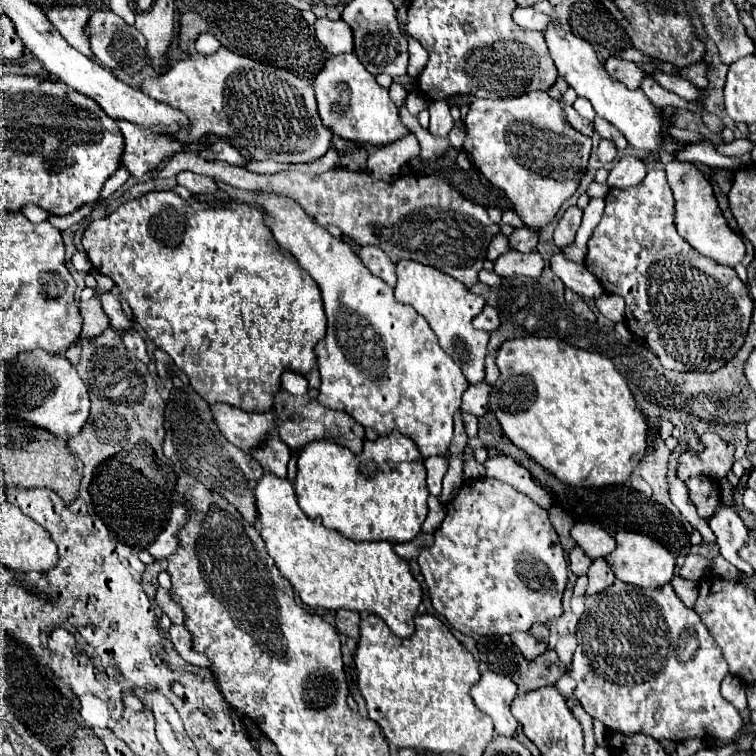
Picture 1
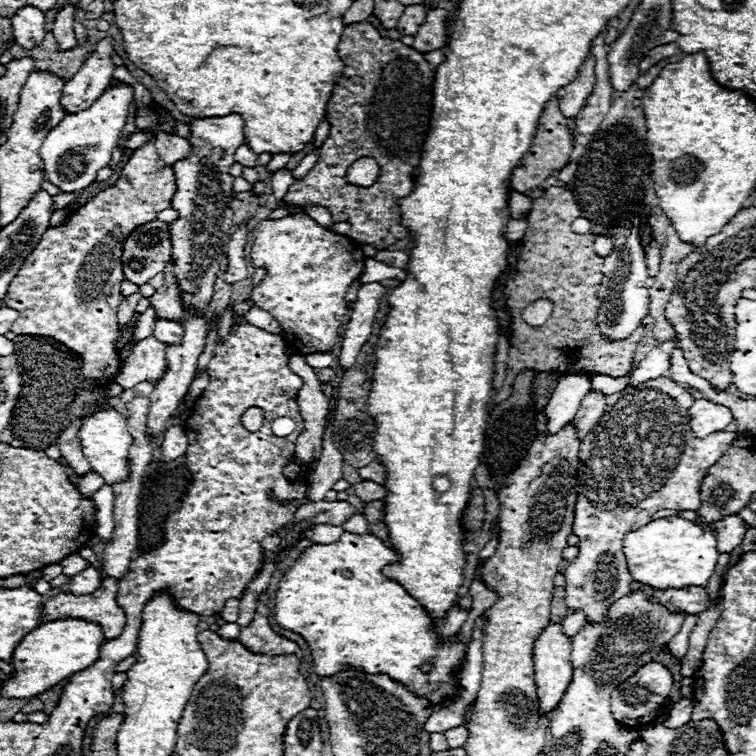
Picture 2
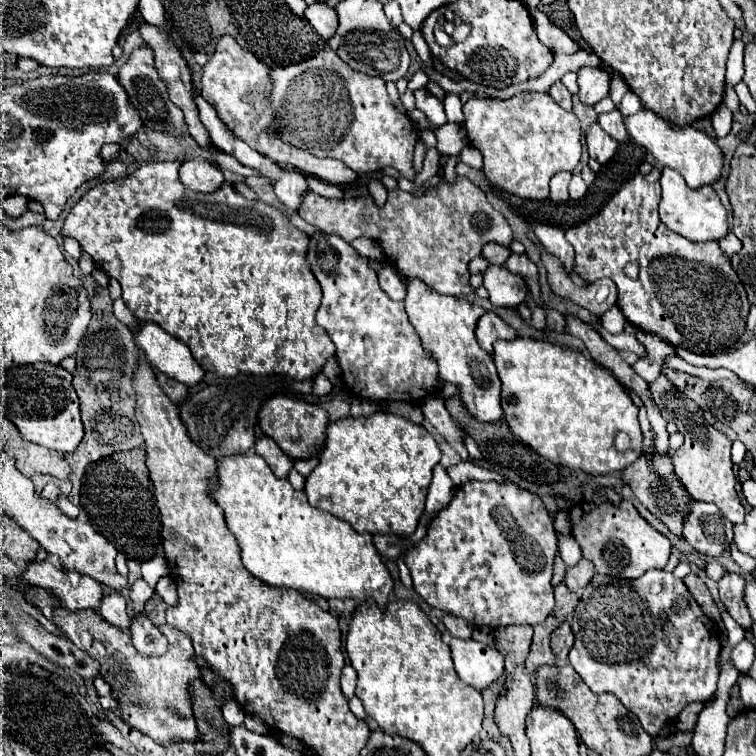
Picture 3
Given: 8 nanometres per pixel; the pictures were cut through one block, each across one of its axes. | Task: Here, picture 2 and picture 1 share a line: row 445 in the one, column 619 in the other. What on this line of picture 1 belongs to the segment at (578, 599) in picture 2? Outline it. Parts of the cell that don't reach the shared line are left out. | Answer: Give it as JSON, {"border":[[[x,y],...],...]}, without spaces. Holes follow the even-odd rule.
{"border":[[[616,580],[610,588],[606,588],[600,594],[594,596],[586,596],[586,610],[578,622],[578,630],[576,630],[576,640],[578,640],[578,648],[574,652],[572,658],[572,666],[570,666],[570,676],[576,682],[576,690],[574,696],[578,698],[578,702],[582,704],[582,708],[596,720],[600,720],[604,726],[608,726],[614,732],[622,732],[624,736],[634,736],[634,734],[648,734],[654,740],[662,741],[672,740],[672,742],[682,742],[688,738],[704,738],[704,736],[712,736],[712,738],[720,738],[720,740],[732,740],[736,734],[740,734],[742,730],[742,716],[738,714],[736,708],[732,708],[732,704],[728,704],[722,694],[720,694],[720,686],[722,680],[728,674],[728,664],[720,654],[720,648],[716,646],[716,642],[712,640],[712,636],[708,634],[708,628],[702,624],[702,620],[692,612],[692,608],[684,606],[684,602],[676,596],[676,592],[672,590],[670,584],[656,588],[656,590],[648,590],[648,588],[638,588],[626,582]]]}

